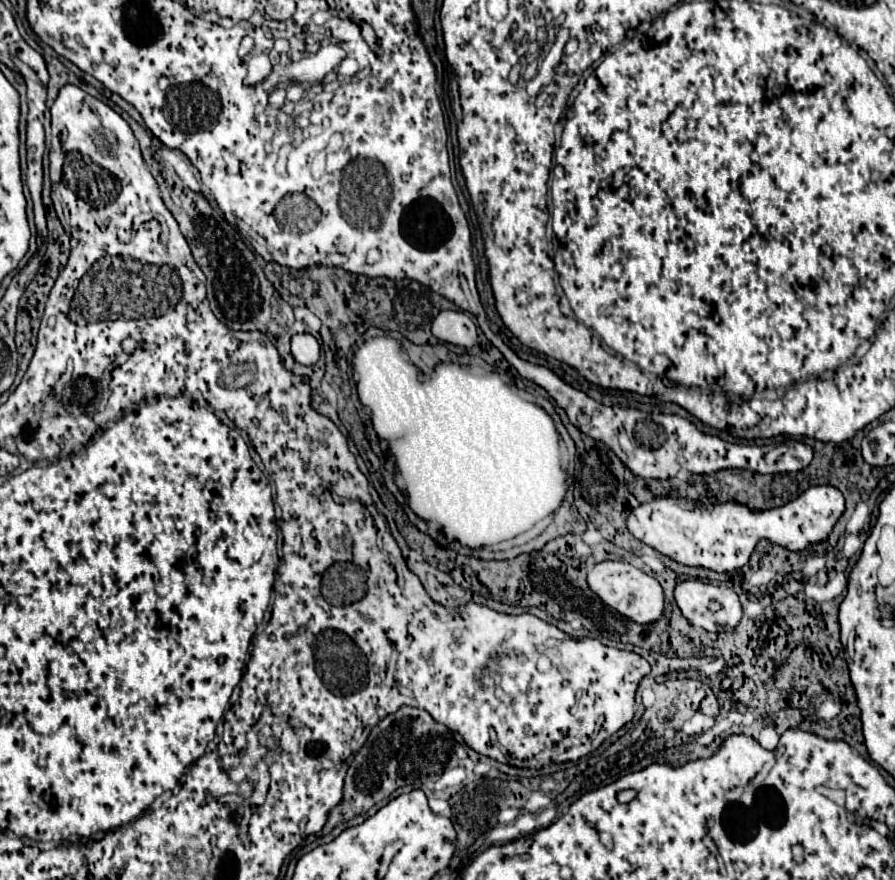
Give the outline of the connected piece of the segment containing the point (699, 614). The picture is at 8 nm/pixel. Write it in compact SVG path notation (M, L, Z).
M684 580L676 586L674 598L676 598L676 604L680 606L682 614L688 618L688 622L694 626L702 626L708 632L724 632L724 630L736 626L742 618L742 606L740 606L736 592L724 584L714 586L714 584L702 584L700 580Z

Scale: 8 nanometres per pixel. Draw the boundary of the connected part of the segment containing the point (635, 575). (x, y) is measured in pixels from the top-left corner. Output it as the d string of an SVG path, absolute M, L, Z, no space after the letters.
M600 562L588 572L588 586L600 596L604 604L618 610L622 616L630 618L632 622L650 625L656 622L664 612L664 592L656 578L644 574L642 570L630 566L628 562Z

